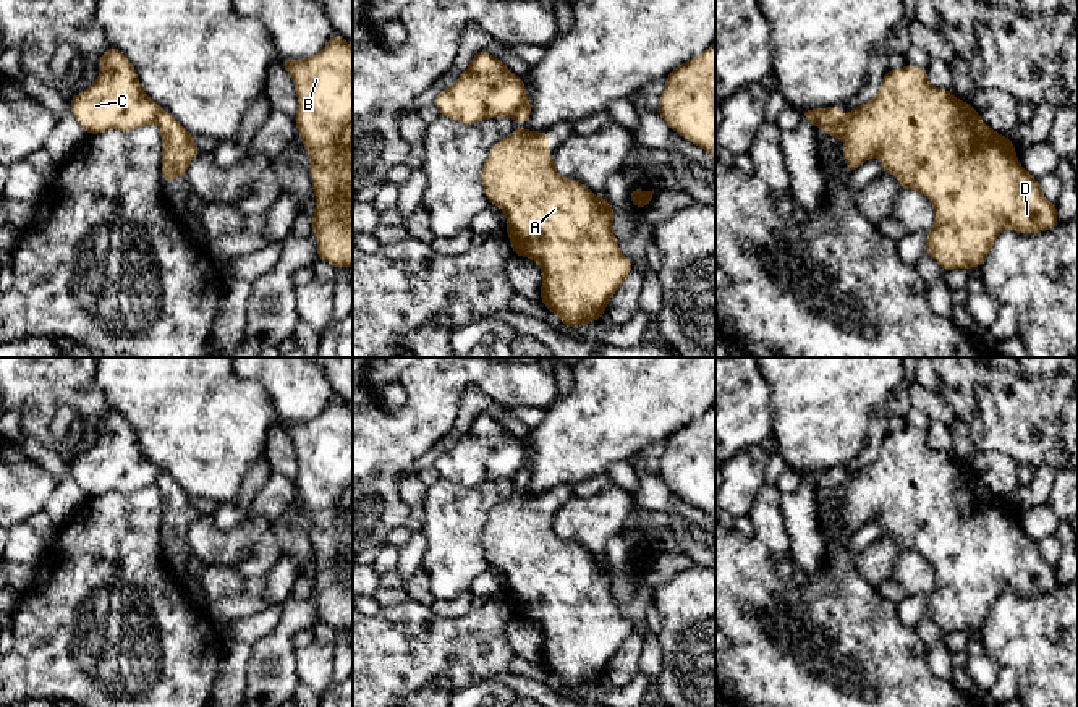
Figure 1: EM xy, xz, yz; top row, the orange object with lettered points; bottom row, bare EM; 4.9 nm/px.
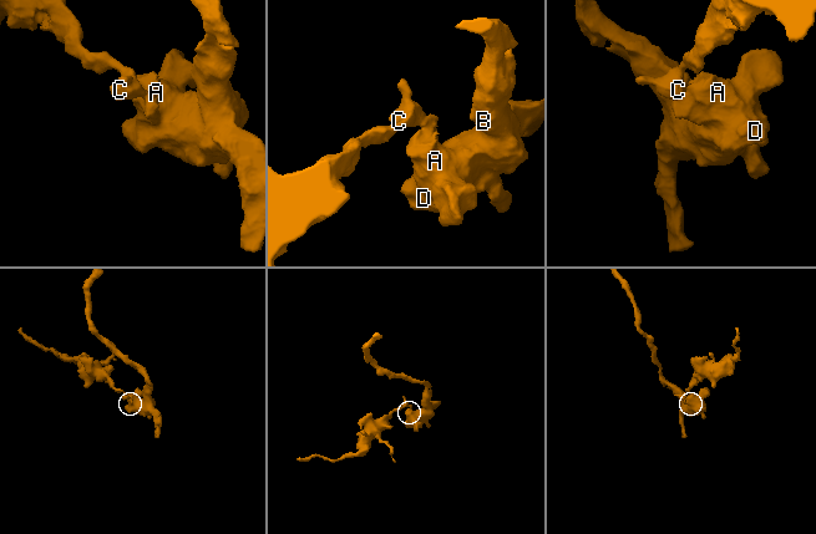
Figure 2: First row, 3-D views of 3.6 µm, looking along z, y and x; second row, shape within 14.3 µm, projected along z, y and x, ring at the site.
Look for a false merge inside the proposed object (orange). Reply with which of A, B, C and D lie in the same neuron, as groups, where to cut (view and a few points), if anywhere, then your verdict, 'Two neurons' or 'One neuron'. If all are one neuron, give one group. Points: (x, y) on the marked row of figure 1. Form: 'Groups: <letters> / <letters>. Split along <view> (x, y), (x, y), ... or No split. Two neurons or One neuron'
Groups: A B D / C. Split along xz (525, 99), (512, 115). Two neurons

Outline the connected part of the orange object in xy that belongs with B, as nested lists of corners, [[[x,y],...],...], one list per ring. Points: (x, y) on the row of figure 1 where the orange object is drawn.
[[[335,34],[314,57],[282,60],[295,83],[295,116],[301,141],[309,152],[309,176],[316,194],[311,215],[317,257],[333,267],[353,265],[353,49]]]

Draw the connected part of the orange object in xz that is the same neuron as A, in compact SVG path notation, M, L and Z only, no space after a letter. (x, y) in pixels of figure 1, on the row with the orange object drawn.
M515 128L513 133L499 141L487 154L481 181L489 202L499 205L507 215L507 235L513 254L529 257L542 270L541 301L550 312L560 317L568 328L594 322L604 317L609 299L630 275L633 265L617 244L612 231L613 209L609 199L597 197L578 180L560 176L554 168L554 157L549 155L549 133L531 133Z

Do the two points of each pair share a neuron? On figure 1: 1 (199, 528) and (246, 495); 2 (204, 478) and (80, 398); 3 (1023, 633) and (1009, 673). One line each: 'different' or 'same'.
1: different
2: different
3: different

